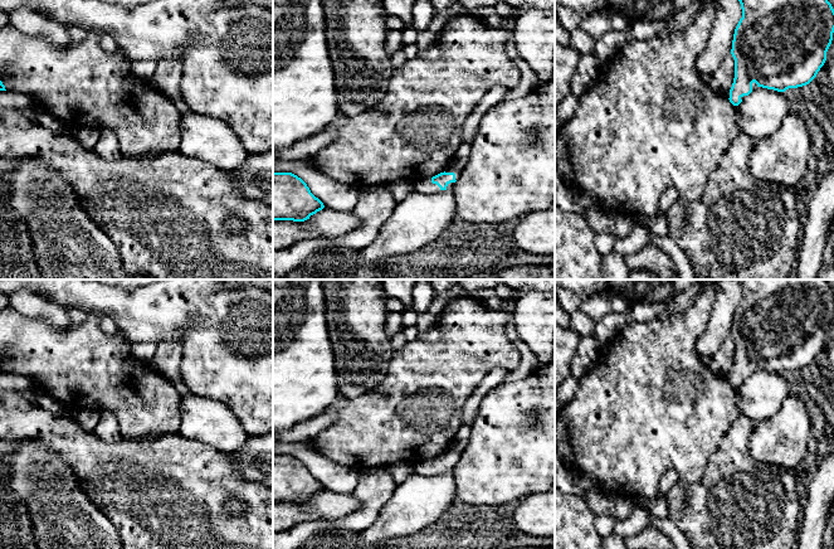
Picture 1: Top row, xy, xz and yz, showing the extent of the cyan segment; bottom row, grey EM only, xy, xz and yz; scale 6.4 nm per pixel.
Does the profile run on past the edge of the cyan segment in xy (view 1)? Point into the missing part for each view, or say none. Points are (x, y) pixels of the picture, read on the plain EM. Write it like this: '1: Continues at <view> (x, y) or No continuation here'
1: No continuation here

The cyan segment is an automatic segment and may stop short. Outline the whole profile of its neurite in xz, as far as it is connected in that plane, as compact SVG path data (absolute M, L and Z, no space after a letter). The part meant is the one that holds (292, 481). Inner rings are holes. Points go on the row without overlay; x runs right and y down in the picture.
M273 453L273 502L304 504L323 490L301 460Z

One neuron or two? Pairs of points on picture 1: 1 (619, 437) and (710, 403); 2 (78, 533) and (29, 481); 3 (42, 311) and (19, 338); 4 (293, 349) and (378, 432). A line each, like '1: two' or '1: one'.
1: one
2: one
3: two
4: two

